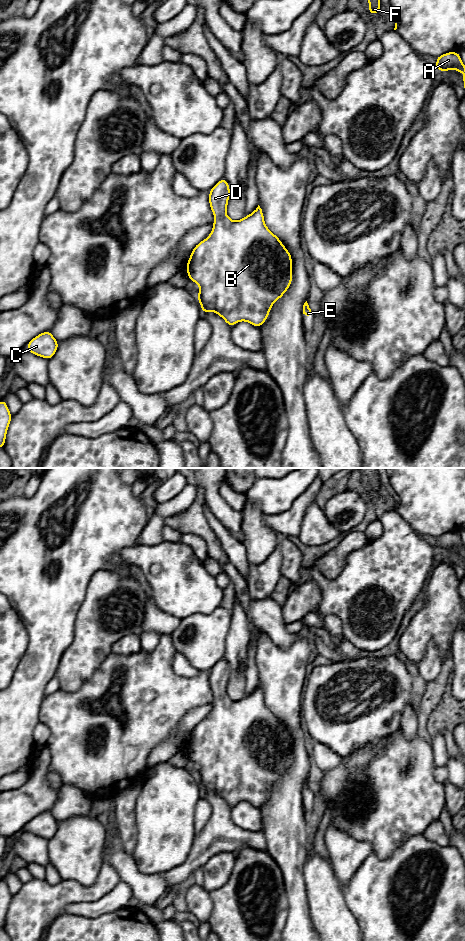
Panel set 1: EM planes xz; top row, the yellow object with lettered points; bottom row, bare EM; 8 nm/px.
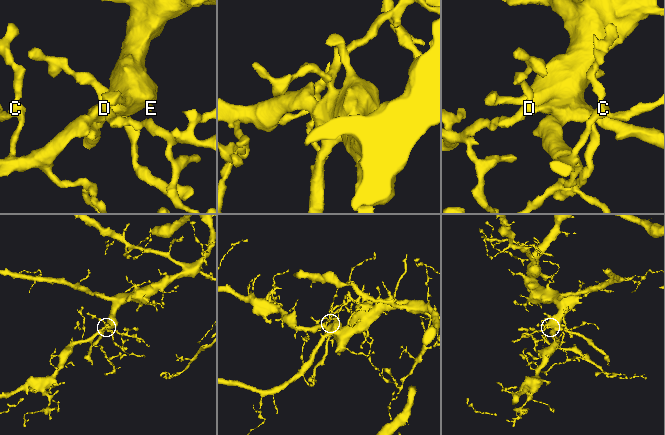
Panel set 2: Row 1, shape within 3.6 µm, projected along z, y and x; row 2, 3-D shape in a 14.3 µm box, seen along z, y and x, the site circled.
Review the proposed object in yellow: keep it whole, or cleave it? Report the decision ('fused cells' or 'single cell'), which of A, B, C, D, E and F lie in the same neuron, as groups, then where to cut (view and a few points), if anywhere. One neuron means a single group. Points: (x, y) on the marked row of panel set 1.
single cell | A B C D E F | no cut

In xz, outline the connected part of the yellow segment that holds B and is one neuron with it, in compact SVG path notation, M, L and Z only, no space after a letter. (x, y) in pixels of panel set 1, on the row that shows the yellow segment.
M225 178L218 181L209 191L208 200L215 216L213 229L210 235L191 251L186 265L187 275L200 287L196 296L203 314L213 311L222 317L229 327L246 321L260 328L267 320L272 305L284 295L292 283L292 257L280 239L265 225L263 211L259 205L241 220L231 220L226 214L229 196L230 187Z

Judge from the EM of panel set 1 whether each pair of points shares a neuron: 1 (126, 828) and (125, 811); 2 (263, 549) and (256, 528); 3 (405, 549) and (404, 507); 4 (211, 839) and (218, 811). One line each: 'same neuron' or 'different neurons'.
1: same neuron
2: same neuron
3: different neurons
4: same neuron

